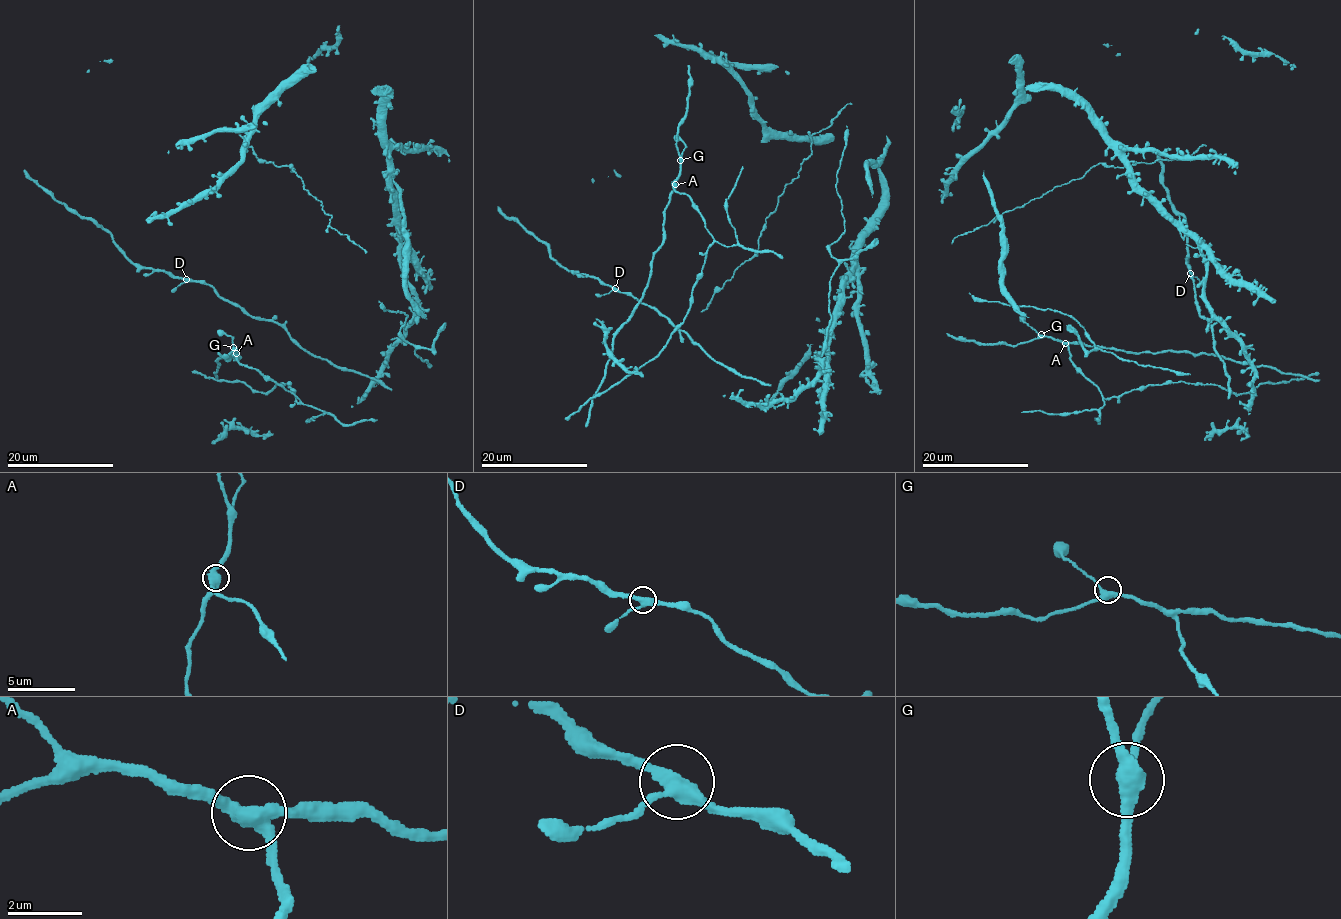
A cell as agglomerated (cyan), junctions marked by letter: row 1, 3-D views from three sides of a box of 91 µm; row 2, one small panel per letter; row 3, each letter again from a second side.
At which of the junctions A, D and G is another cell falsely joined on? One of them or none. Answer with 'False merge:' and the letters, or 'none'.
False merge: A

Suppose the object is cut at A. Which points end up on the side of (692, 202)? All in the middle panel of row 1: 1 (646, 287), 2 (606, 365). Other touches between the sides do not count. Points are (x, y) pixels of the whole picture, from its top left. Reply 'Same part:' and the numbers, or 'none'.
Same part: none

